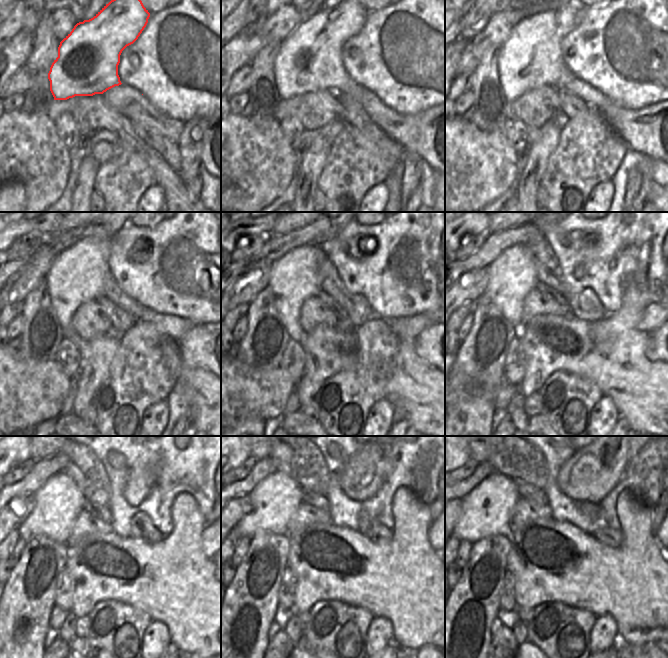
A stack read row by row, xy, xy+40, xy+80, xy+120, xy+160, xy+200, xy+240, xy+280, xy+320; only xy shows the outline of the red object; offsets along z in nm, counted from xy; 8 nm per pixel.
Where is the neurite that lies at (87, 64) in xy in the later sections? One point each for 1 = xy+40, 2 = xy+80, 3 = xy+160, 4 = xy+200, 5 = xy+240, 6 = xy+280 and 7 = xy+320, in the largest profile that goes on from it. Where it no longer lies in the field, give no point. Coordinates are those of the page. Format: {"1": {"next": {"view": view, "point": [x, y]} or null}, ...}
{"1": {"next": {"view": "xy+40", "point": [310, 60]}}, "2": {"next": {"view": "xy+80", "point": [532, 57]}}, "3": {"next": {"view": "xy+160", "point": [294, 277]}}, "4": {"next": {"view": "xy+200", "point": [512, 275]}}, "5": {"next": {"view": "xy+240", "point": [57, 504]}}, "6": {"next": {"view": "xy+280", "point": [274, 501]}}, "7": {"next": {"view": "xy+320", "point": [486, 510]}}}

